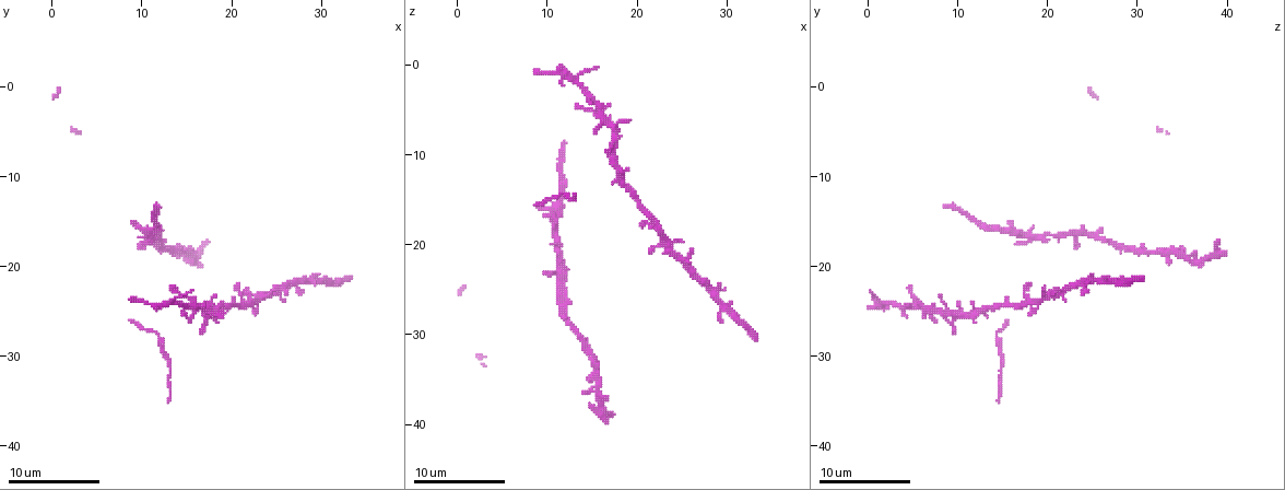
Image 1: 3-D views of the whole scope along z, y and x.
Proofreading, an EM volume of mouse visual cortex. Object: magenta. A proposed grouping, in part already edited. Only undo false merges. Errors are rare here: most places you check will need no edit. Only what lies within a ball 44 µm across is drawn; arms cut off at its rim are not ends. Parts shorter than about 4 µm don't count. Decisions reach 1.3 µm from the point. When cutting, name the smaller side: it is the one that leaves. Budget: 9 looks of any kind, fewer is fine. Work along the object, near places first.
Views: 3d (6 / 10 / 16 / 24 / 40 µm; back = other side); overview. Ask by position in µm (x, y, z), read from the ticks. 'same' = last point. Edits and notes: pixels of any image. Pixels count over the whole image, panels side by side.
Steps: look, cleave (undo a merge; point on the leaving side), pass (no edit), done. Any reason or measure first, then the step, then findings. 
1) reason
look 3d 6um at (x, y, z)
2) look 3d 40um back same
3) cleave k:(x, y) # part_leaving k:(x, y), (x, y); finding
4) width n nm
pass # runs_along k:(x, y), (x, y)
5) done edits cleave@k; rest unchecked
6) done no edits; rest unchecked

two arms in line, one across
look 3d 6um at (11.0, 16.6, 18.4)

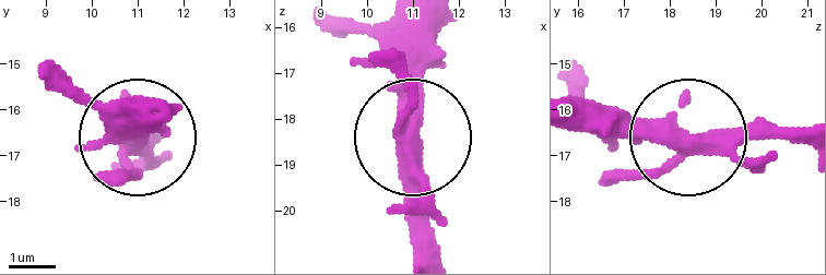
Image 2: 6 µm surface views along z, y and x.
arms 3
pass # continuous, no second neuron

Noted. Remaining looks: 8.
small branch off a trunk
look 3d 16um at (21.6, 23.8, 17.8)

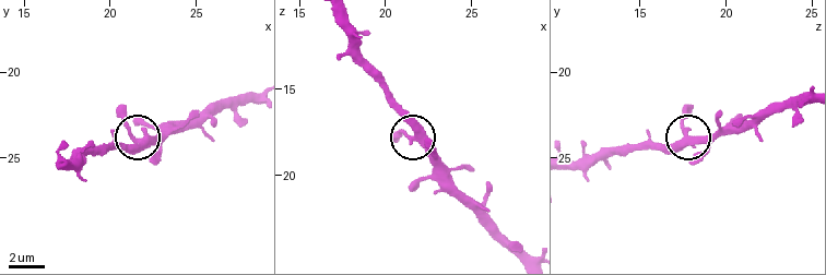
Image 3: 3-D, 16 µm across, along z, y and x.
look 3d 16um back at (21.4, 24.0, 17.8)

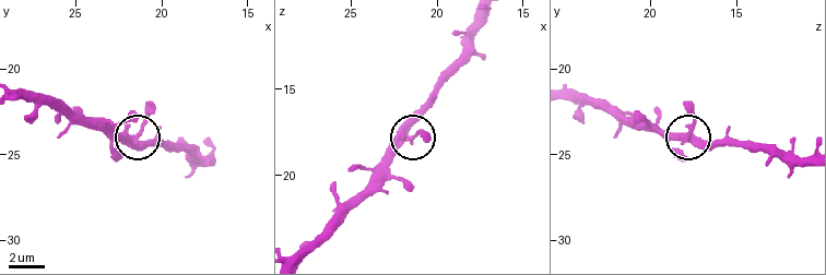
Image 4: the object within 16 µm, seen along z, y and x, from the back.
arms 5
pass # continuous, no second neuron

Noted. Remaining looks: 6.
three arms meet
look 3d 10um at (18.4, 24.6, 13.2)

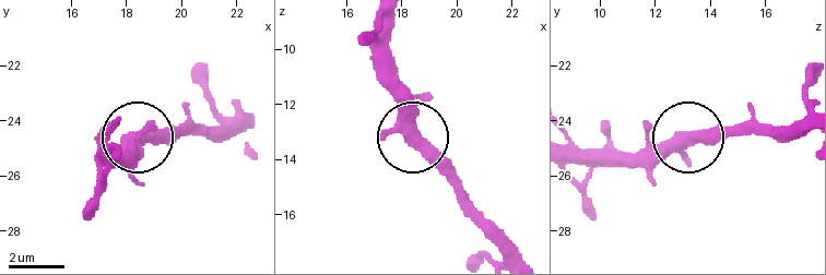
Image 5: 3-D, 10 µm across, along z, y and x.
arms 3
pass # continuous, no second neuron

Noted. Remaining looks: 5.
look 3d 6um at (12.2, 28.2, 14.6)

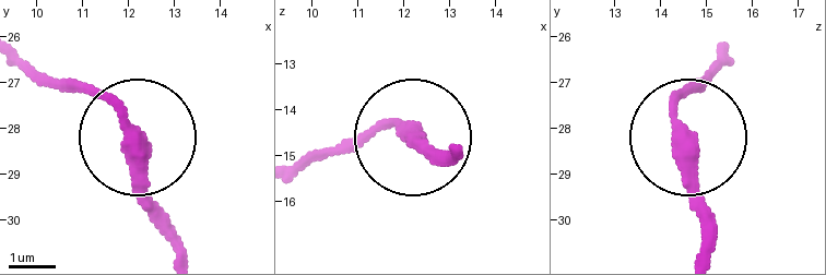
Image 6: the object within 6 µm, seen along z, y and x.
width 330 nm
pass # runs_along 6:(722, 51), (675, 118), (699, 247); continuous, no second neuron

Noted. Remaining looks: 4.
done no edits; rest unchecked

